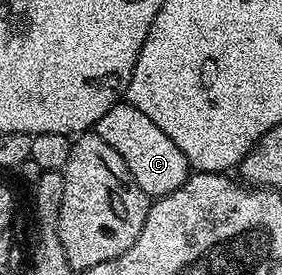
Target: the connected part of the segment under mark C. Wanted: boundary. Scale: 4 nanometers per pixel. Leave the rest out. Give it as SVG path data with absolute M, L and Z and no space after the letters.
M125 100L118 101L104 112L104 116L100 116L96 132L104 144L120 152L124 164L128 164L128 172L132 172L132 180L136 180L136 184L140 184L142 191L151 199L157 200L176 192L176 188L183 186L192 173L184 152L180 152L180 148L176 148L176 144L172 144L172 140L168 140L168 136L164 136L164 132L160 132L160 128L156 128L144 112L140 112L140 108Z

